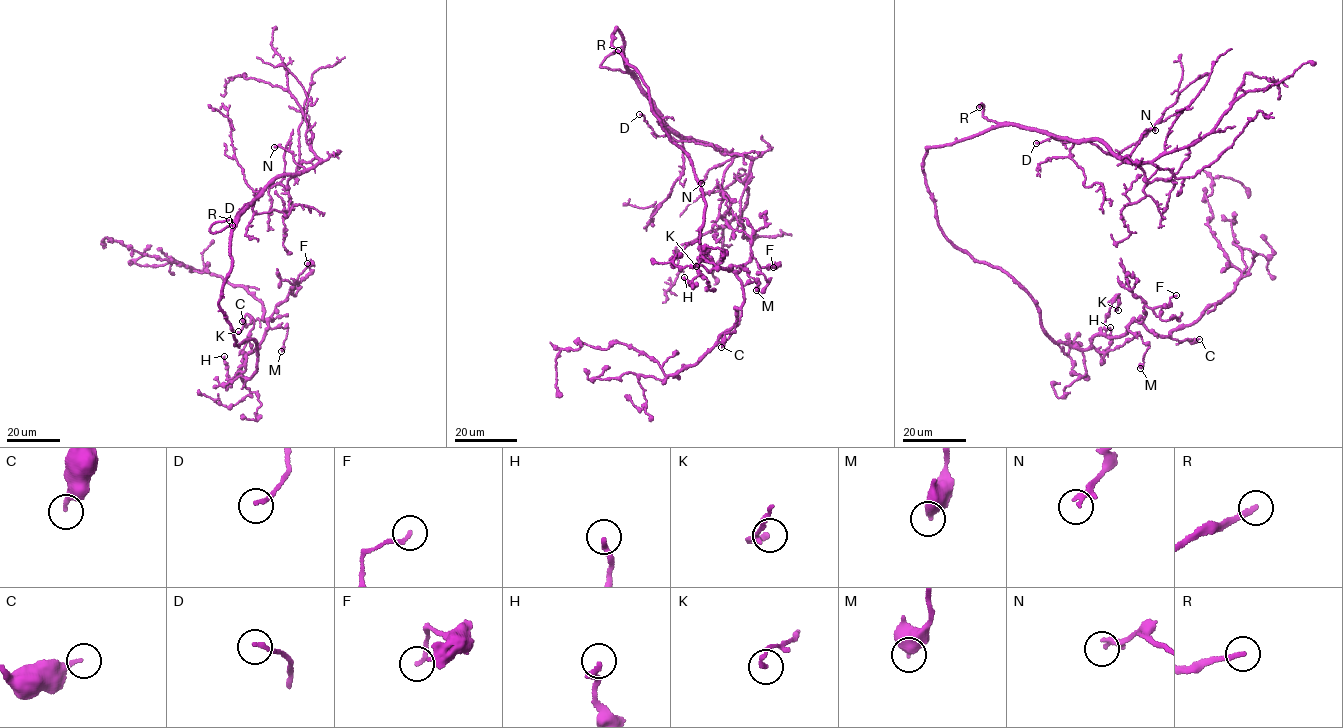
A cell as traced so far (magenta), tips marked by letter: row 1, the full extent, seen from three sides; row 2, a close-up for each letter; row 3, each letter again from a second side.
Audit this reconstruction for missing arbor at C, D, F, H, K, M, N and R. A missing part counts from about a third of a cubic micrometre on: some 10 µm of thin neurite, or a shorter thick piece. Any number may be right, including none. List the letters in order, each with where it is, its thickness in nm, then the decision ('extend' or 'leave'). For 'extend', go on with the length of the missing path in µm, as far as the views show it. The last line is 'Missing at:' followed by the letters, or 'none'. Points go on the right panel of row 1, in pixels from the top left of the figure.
C: (1199, 339) | 200 nm | leave
D: (1036, 143) | 170 nm | leave
F: (1176, 295) | 170 nm | leave
H: (1110, 327) | 240 nm | leave
K: (1118, 310) | 190 nm | leave
M: (1140, 368) | 550 nm | leave
N: (1155, 130) | 240 nm | leave
R: (979, 107) | 240 nm | extend | 35 µm
Missing at: R

